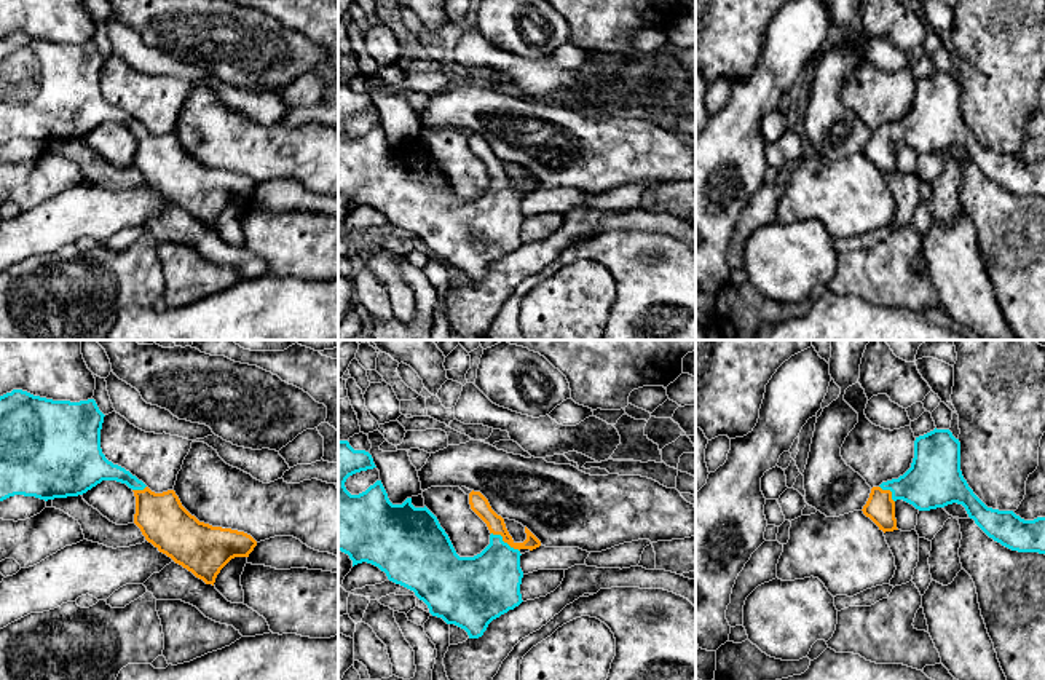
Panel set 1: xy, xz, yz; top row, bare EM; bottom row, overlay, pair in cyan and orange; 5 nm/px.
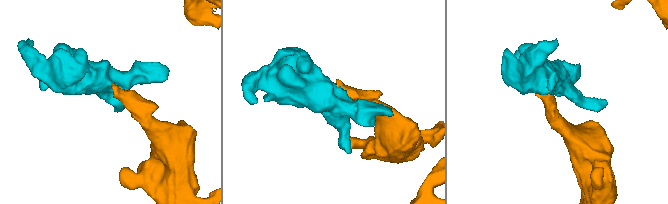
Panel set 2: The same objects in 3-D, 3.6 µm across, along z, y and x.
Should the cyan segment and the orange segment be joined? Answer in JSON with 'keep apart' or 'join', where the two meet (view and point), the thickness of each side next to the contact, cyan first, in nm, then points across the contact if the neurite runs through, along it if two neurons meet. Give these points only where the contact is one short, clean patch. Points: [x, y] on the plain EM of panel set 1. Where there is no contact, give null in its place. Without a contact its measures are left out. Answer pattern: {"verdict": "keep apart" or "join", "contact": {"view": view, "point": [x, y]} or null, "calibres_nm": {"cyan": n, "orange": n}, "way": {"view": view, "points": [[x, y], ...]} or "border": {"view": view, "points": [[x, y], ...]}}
{"verdict": "join", "contact": {"view": "xz", "point": [503, 184]}, "calibres_nm": {"cyan": 320, "orange": 90}, "way": {"view": "xz", "points": [[485, 229], [495, 217], [503, 184], [495, 165], [479, 146]]}}

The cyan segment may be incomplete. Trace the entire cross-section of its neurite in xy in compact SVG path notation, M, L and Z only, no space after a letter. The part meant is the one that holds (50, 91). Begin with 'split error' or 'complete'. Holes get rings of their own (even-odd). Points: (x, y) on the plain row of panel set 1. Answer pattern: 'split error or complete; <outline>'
split error; M13 32L0 38L0 144L14 137L35 139L45 144L78 139L102 123L116 123L126 126L134 134L134 166L140 171L145 182L206 227L214 228L217 217L231 201L249 200L257 188L250 177L199 164L182 148L174 132L155 136L129 113L108 104L101 91L104 59L94 42L80 45L53 43L22 32Z

